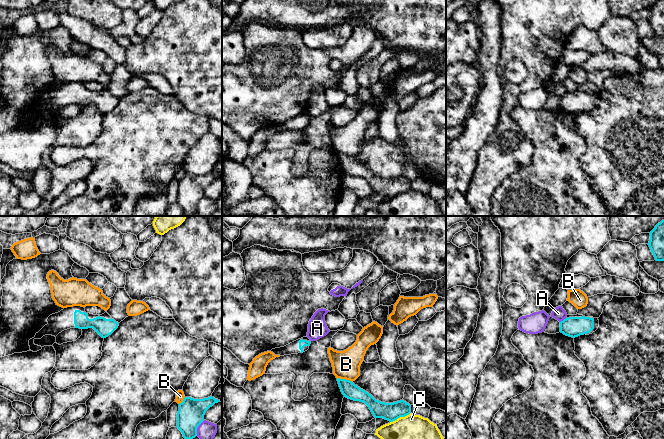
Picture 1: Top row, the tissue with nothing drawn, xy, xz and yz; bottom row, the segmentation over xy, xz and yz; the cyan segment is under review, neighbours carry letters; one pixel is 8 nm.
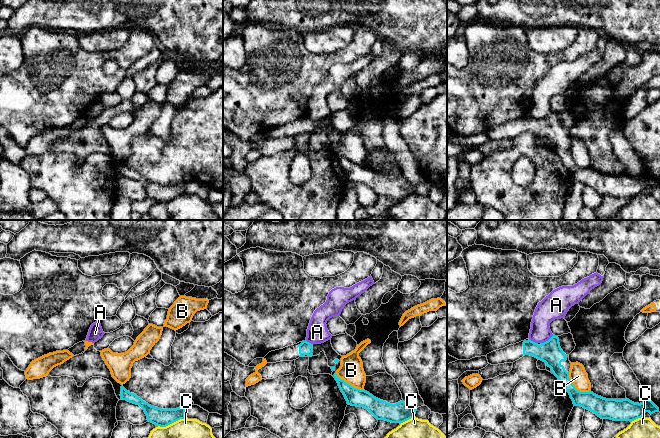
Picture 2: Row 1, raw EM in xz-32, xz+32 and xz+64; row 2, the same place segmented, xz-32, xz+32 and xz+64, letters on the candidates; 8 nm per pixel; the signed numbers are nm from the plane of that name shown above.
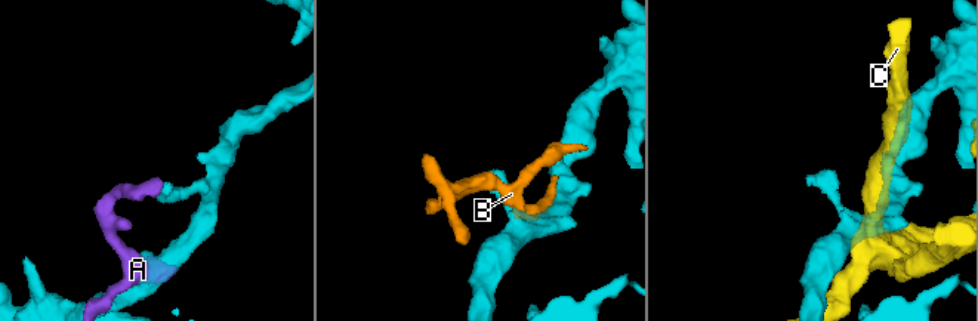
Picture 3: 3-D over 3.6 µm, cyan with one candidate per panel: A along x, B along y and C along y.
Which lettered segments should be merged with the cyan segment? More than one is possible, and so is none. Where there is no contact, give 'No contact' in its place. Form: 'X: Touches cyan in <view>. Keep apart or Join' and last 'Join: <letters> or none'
A: Touches cyan in yz. Keep apart
B: Touches cyan in xz. Keep apart
C: Touches cyan in xz. Keep apart
Join: none

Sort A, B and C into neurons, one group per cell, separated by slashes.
A / B / C

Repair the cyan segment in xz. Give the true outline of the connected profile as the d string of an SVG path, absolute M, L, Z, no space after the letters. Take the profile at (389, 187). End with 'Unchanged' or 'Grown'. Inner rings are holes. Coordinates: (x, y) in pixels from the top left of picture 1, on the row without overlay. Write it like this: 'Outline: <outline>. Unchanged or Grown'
Outline: M338 154L337 157L344 173L365 179L375 194L393 198L411 189L411 181L404 176L393 179L381 178L350 156Z. Unchanged

